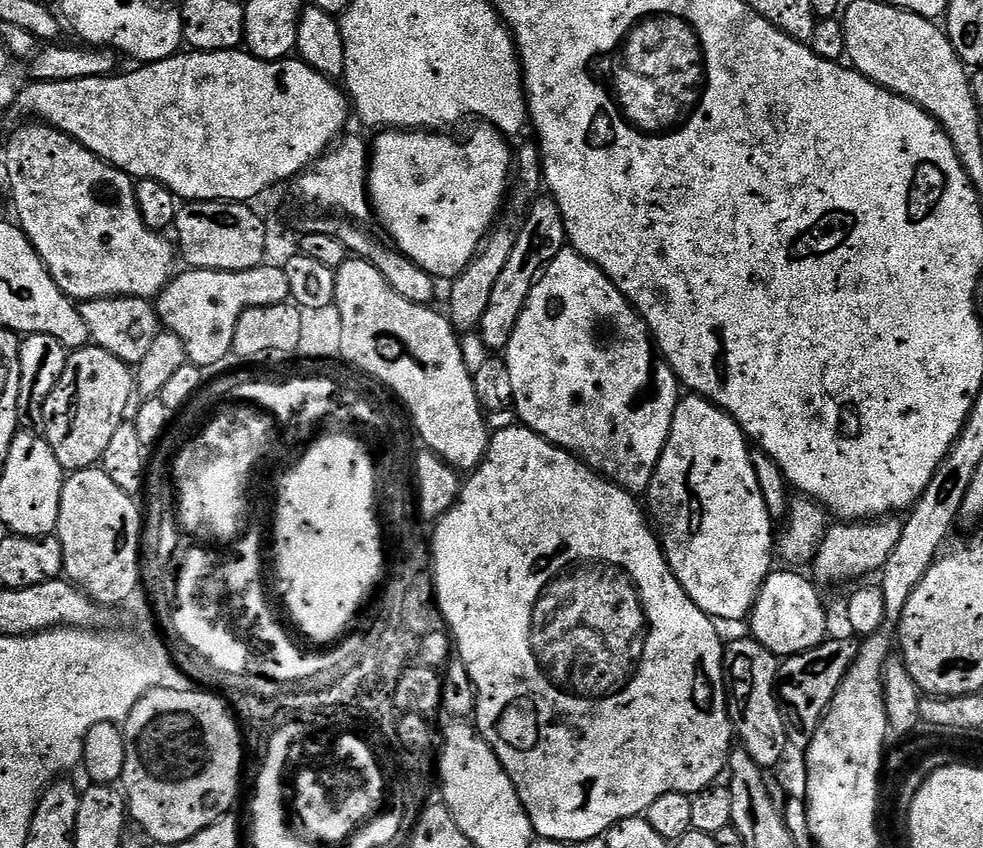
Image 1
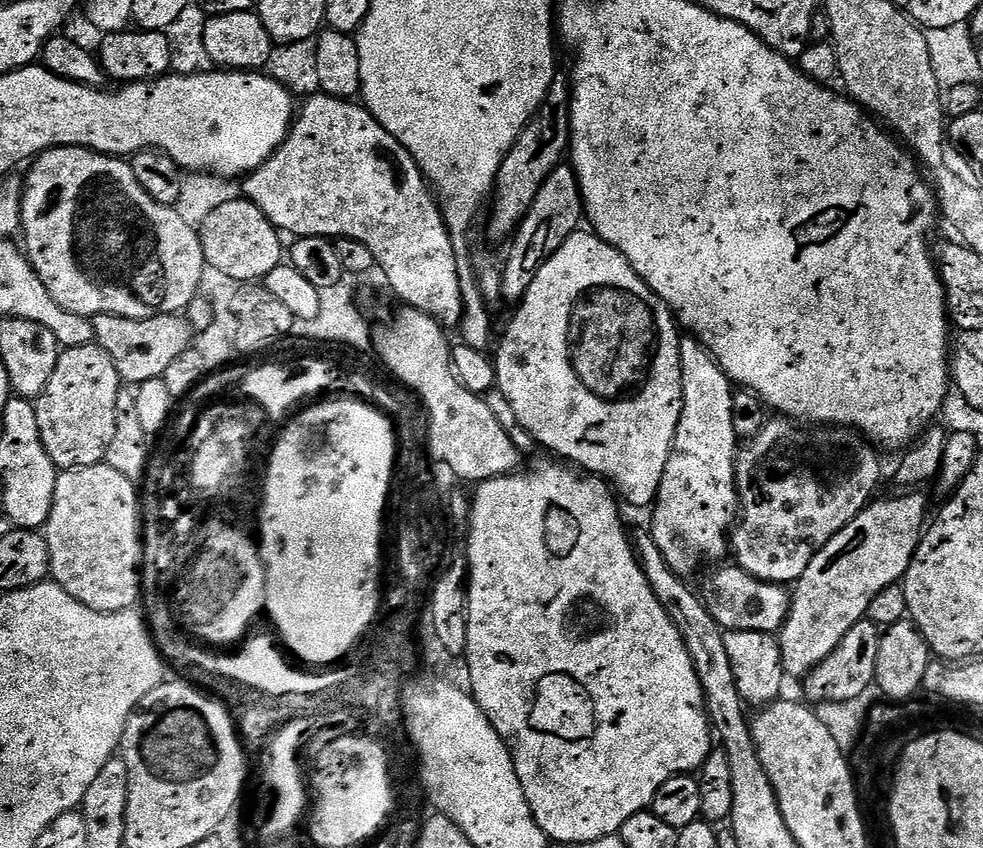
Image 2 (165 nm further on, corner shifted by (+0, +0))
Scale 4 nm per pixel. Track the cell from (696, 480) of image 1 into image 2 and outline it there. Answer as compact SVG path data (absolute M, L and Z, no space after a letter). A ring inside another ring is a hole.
M695 338L680 341L680 365L682 366L682 414L678 418L678 430L672 443L672 453L666 462L656 503L651 509L650 531L662 558L681 578L689 578L707 560L720 560L730 552L730 533L737 523L740 511L740 495L736 489L736 461L738 459L738 430L734 426L734 385L718 362Z

